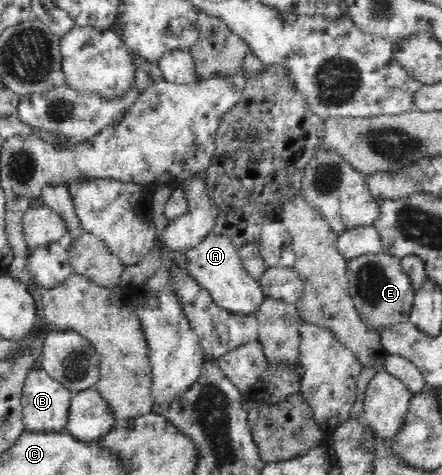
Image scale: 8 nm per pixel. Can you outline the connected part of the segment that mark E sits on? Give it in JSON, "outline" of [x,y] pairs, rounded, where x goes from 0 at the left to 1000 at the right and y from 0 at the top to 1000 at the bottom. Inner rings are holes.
{"outline":[[[871,531],[792,545],[785,558],[785,583],[792,594],[787,617],[826,686],[862,707],[873,691],[928,678],[943,608],[934,602],[925,579],[912,571],[898,539]]]}

